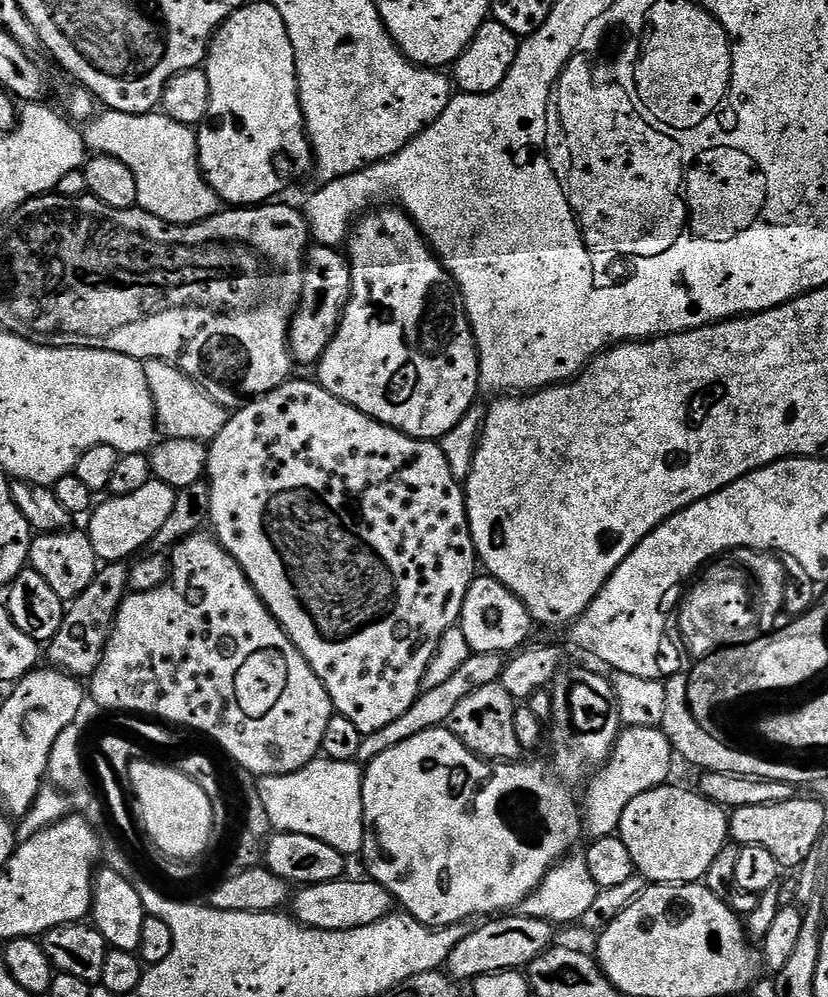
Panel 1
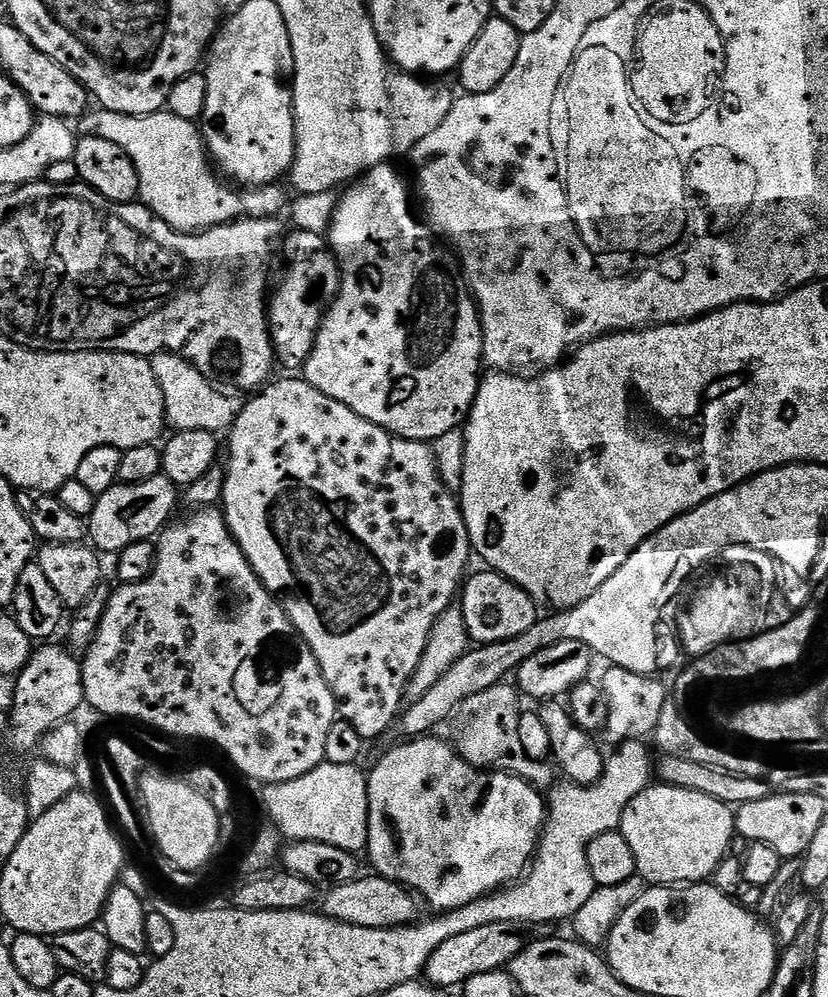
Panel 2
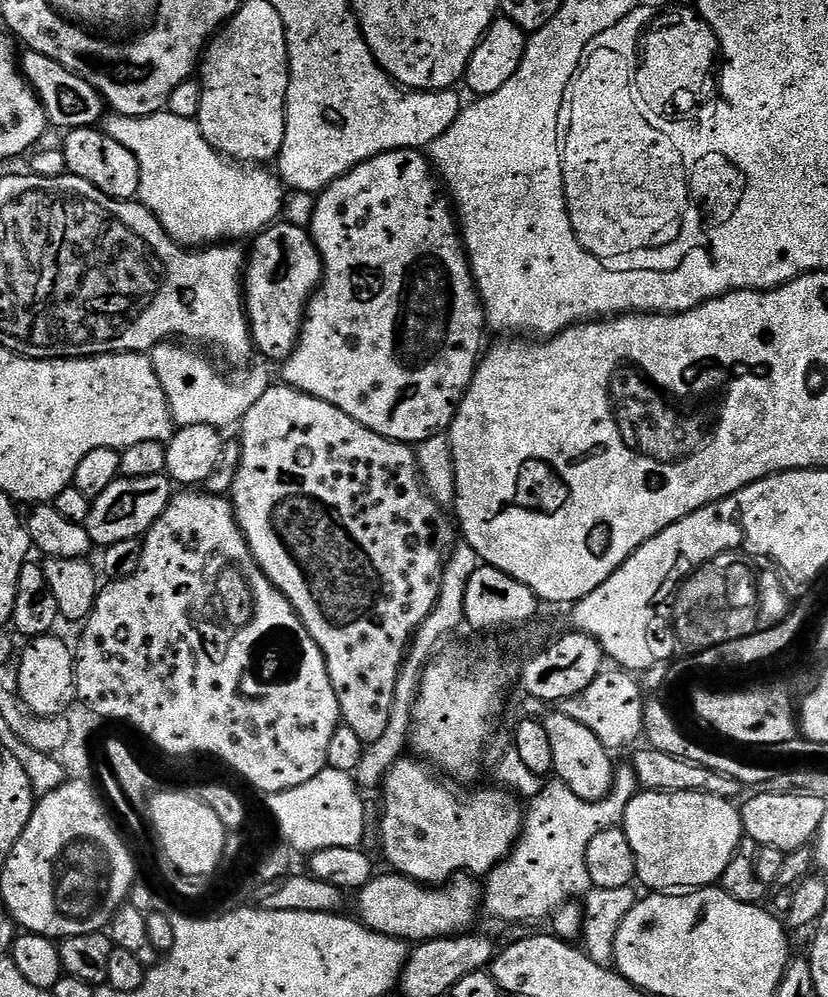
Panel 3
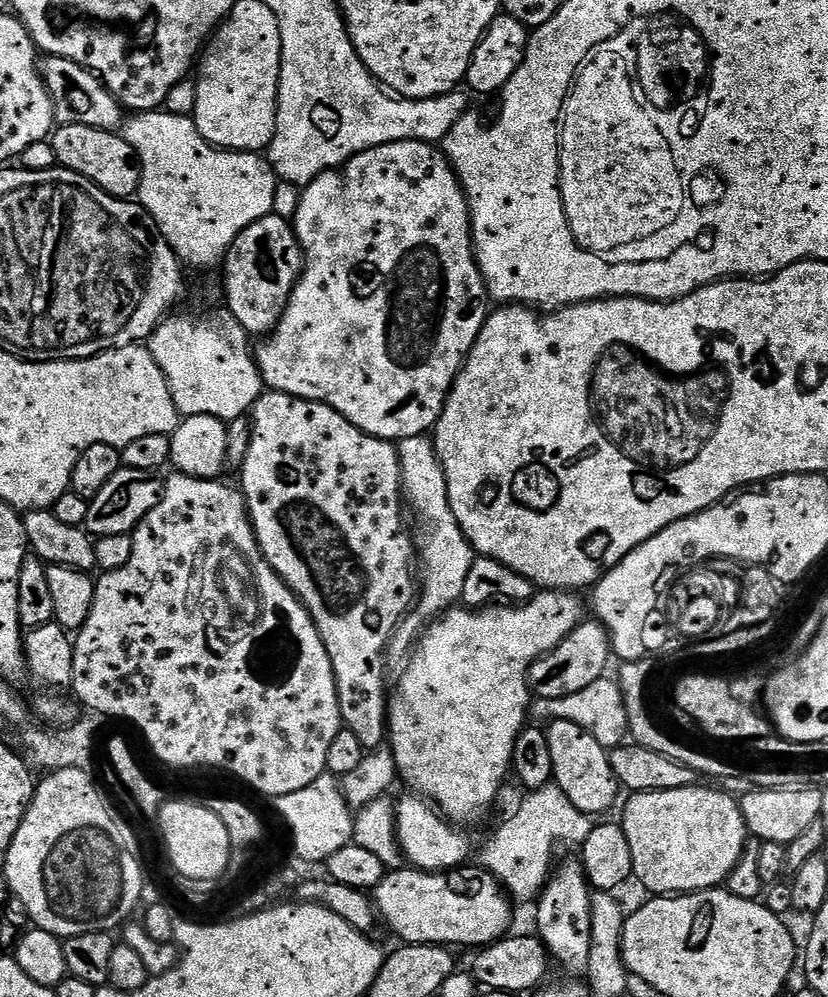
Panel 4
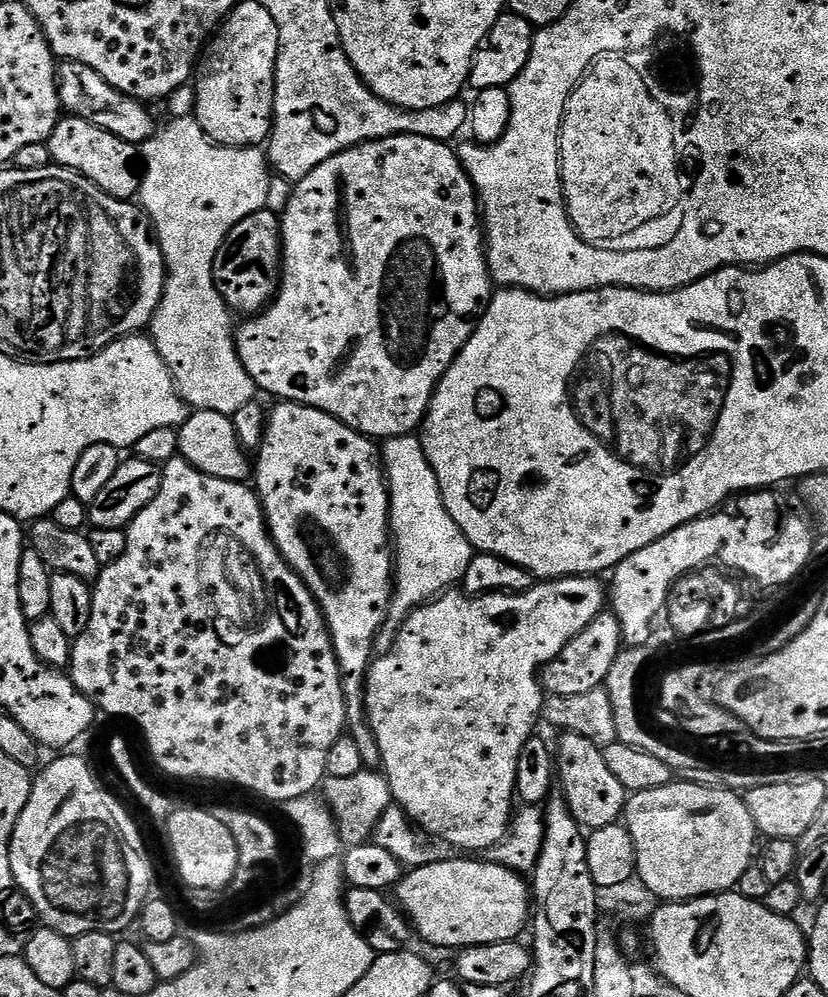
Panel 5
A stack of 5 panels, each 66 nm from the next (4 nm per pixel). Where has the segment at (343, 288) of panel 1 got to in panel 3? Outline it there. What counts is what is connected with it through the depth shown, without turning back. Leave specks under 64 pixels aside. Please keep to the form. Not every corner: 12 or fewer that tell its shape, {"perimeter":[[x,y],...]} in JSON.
{"perimeter":[[308,228],[255,234],[244,310],[257,353],[283,362],[324,279]]}

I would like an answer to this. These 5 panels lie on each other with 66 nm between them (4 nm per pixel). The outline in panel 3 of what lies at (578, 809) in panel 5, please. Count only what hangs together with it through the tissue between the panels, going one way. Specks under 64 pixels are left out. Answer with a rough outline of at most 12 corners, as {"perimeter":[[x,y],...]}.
{"perimeter":[[561,710],[542,723],[552,772],[578,798],[606,798],[613,753]]}

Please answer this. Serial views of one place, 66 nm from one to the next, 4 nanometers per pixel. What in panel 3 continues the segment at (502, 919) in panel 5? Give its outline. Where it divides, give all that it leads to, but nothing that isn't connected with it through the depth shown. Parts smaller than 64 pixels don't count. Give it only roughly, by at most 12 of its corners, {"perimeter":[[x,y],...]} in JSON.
{"perimeter":[[373,875],[360,923],[405,942],[467,933],[479,879]]}

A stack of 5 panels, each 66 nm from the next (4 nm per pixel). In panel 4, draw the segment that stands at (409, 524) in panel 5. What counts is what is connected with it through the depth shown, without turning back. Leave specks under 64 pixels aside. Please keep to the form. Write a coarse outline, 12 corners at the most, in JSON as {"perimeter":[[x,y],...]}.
{"perimeter":[[433,437],[401,440],[422,591],[388,643],[409,669],[424,629],[463,597],[472,543],[450,510]]}

